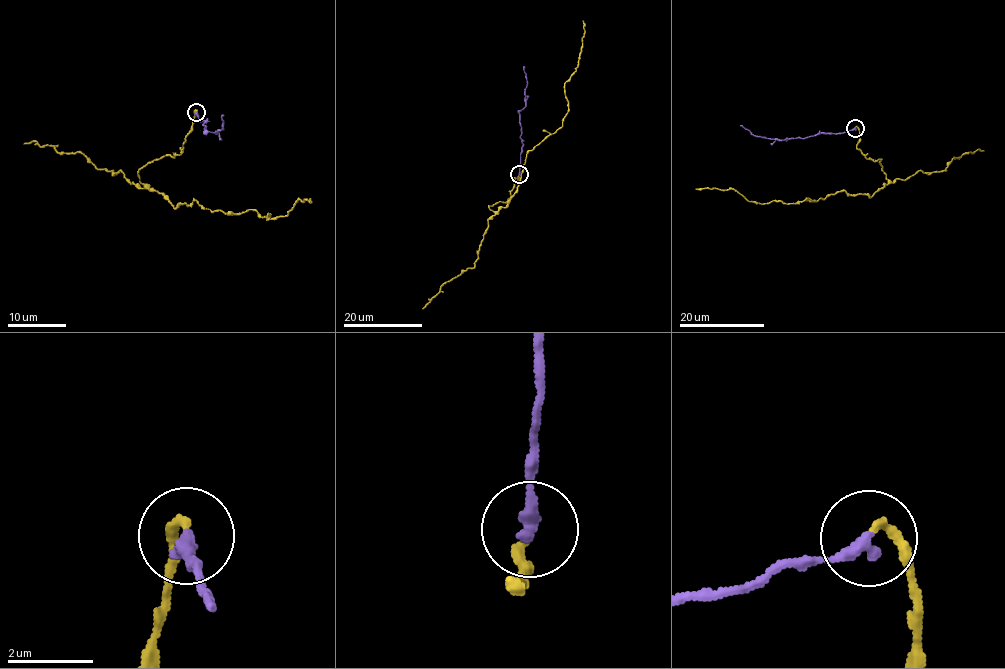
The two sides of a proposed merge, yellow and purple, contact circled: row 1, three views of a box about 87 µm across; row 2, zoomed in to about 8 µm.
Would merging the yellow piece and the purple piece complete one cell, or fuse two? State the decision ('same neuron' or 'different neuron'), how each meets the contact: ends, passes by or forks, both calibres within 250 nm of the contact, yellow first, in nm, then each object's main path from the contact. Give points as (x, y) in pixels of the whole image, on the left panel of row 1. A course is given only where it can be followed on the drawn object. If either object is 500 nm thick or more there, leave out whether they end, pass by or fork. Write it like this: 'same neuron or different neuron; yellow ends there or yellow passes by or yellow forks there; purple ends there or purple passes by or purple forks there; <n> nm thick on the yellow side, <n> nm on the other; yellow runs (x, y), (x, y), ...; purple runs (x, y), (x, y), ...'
different neuron; yellow ends there; purple ends there; 200 nm thick on the yellow side, 340 nm on the other; yellow runs (196, 111), (182, 152), (138, 171), (149, 188), (174, 207), (193, 200), (268, 219), (308, 202); purple runs (196, 111), (198, 120), (206, 121), (203, 125), (204, 130), (216, 133), (223, 129), (222, 115)

